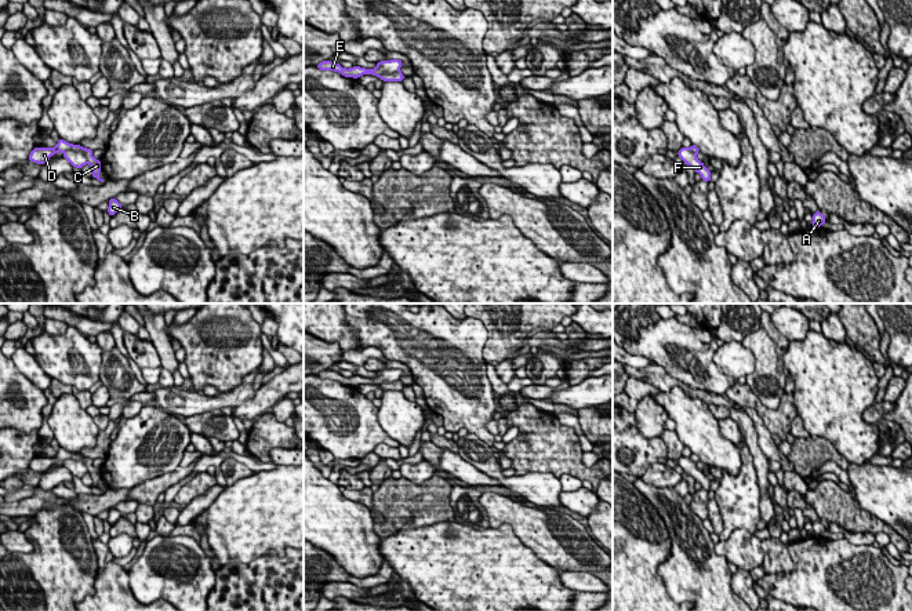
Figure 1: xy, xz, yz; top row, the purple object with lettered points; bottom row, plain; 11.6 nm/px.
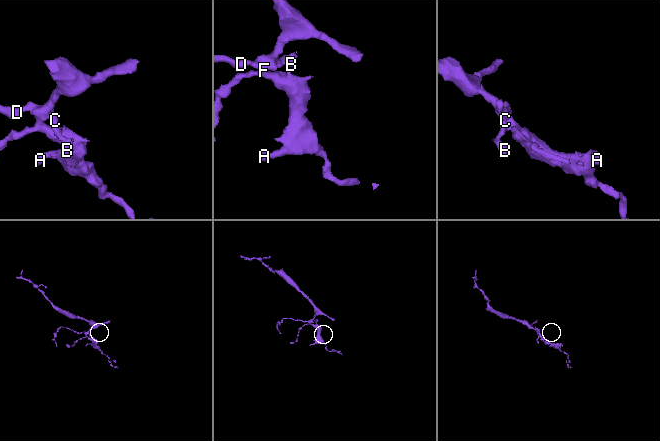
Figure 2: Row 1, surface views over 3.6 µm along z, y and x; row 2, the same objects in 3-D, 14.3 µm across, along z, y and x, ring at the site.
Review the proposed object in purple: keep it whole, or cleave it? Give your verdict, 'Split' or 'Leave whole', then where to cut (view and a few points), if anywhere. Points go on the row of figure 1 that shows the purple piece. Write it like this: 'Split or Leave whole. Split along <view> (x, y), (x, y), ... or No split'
Split. Split along xy (64, 151), (80, 151), (88, 162)

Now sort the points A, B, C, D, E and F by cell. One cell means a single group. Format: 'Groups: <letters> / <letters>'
Groups: A F / B C D E

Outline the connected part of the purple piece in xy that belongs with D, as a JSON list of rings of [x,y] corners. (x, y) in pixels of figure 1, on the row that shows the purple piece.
[[[59,139],[55,148],[34,148],[30,154],[29,160],[37,164],[44,164],[46,161],[50,160],[50,157],[58,152],[66,152],[66,150],[75,150],[75,152],[83,152],[84,156],[87,157],[88,164],[91,166],[92,170],[92,177],[97,178],[99,182],[105,183],[105,179],[101,179],[99,171],[101,168],[101,161],[92,157],[91,149],[83,148],[80,145],[73,145],[69,143],[63,139]]]

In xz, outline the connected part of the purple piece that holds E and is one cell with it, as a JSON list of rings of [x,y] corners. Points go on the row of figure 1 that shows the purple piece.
[[[323,61],[316,66],[320,70],[334,70],[334,72],[341,73],[345,77],[353,77],[353,79],[357,79],[359,76],[363,76],[363,74],[377,76],[371,69],[366,69],[366,68],[360,68],[360,66],[353,66],[350,69],[345,69],[339,63],[335,63],[331,61]]]

